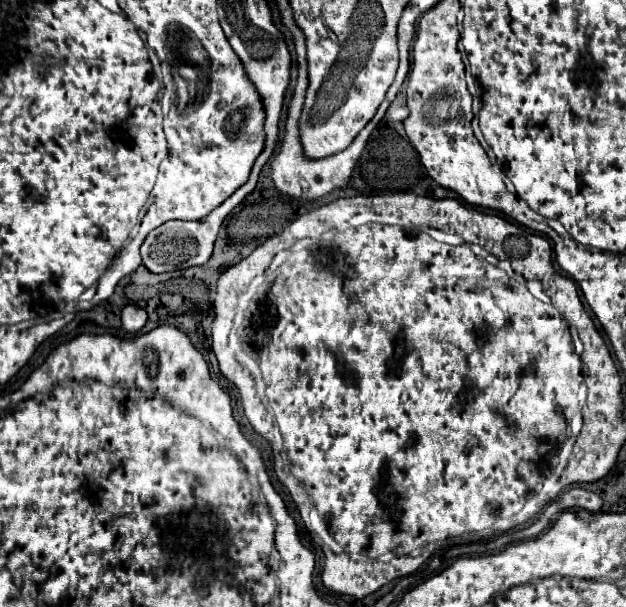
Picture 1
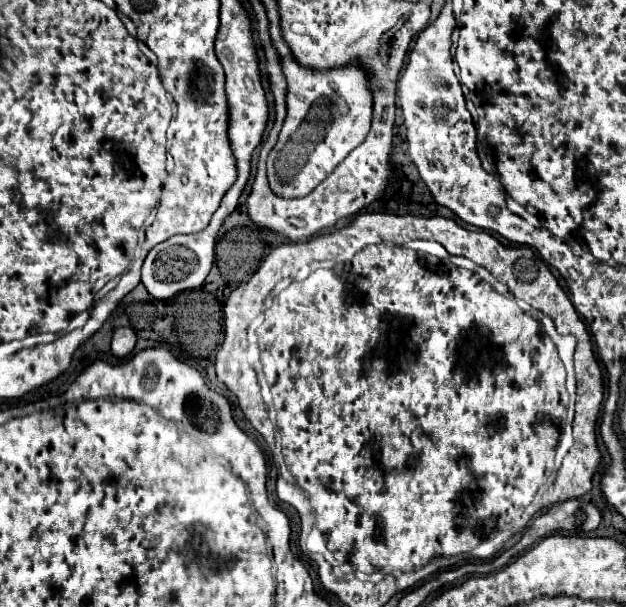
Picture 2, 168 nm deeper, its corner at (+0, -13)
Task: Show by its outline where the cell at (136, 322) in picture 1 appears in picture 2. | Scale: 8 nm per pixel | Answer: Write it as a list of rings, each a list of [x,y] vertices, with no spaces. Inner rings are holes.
[[[118,327],[114,331],[114,337],[112,337],[112,353],[116,357],[126,357],[134,351],[134,345],[136,345],[136,333],[132,327]]]

